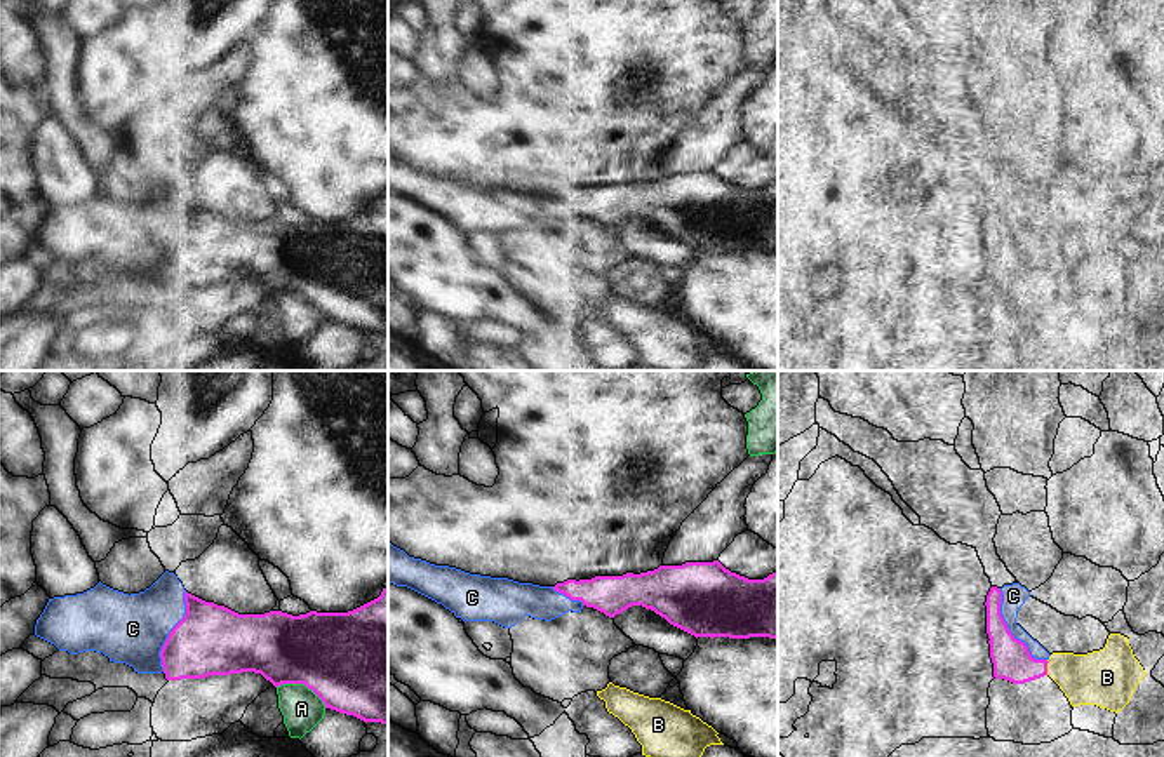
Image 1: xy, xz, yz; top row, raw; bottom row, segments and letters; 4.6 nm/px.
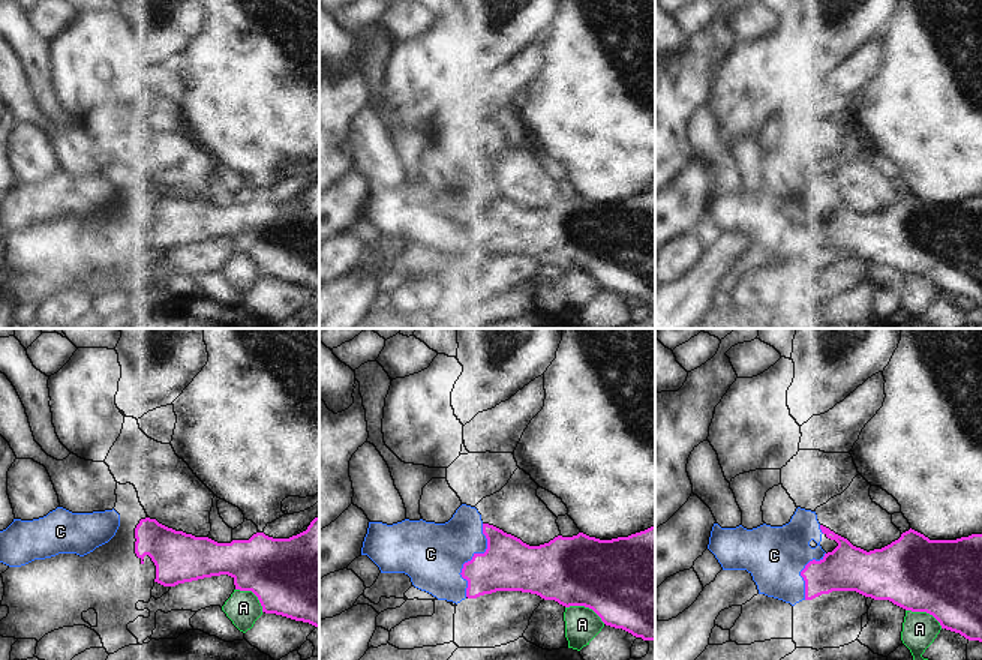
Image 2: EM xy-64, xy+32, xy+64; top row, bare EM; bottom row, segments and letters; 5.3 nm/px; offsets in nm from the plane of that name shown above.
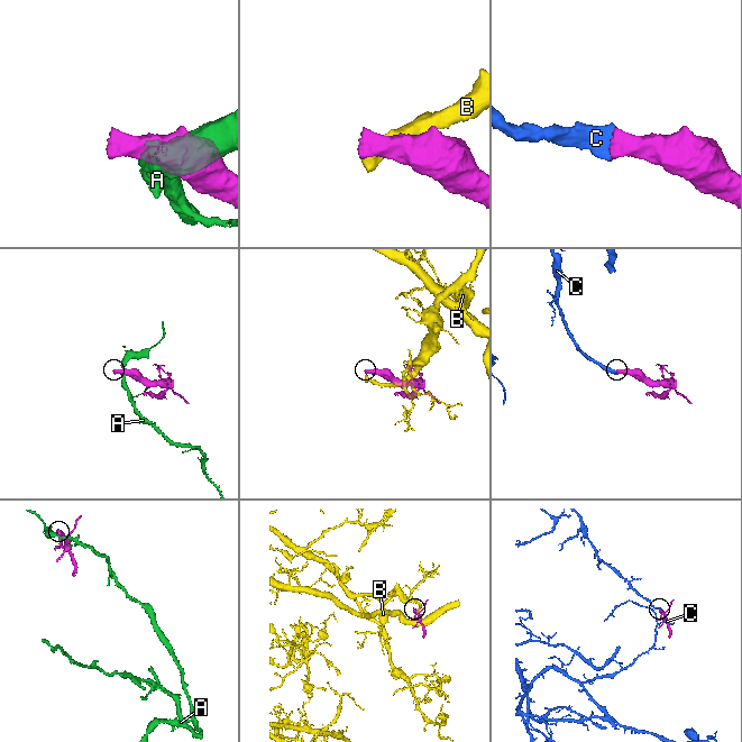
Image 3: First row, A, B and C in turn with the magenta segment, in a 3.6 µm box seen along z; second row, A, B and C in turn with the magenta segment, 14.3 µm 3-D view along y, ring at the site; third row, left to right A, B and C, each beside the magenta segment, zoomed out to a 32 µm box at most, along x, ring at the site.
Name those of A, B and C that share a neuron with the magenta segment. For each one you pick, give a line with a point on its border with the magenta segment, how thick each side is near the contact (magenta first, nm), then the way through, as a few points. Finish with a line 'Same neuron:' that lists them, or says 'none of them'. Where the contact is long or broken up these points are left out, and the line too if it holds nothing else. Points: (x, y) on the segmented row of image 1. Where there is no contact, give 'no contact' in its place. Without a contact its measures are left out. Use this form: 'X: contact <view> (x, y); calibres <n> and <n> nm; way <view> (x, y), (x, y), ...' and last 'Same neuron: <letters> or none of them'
C: contact yz (1008, 630); calibres 180 and 110 nm
Same neuron: C

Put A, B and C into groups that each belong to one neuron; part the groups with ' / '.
A / B / C

